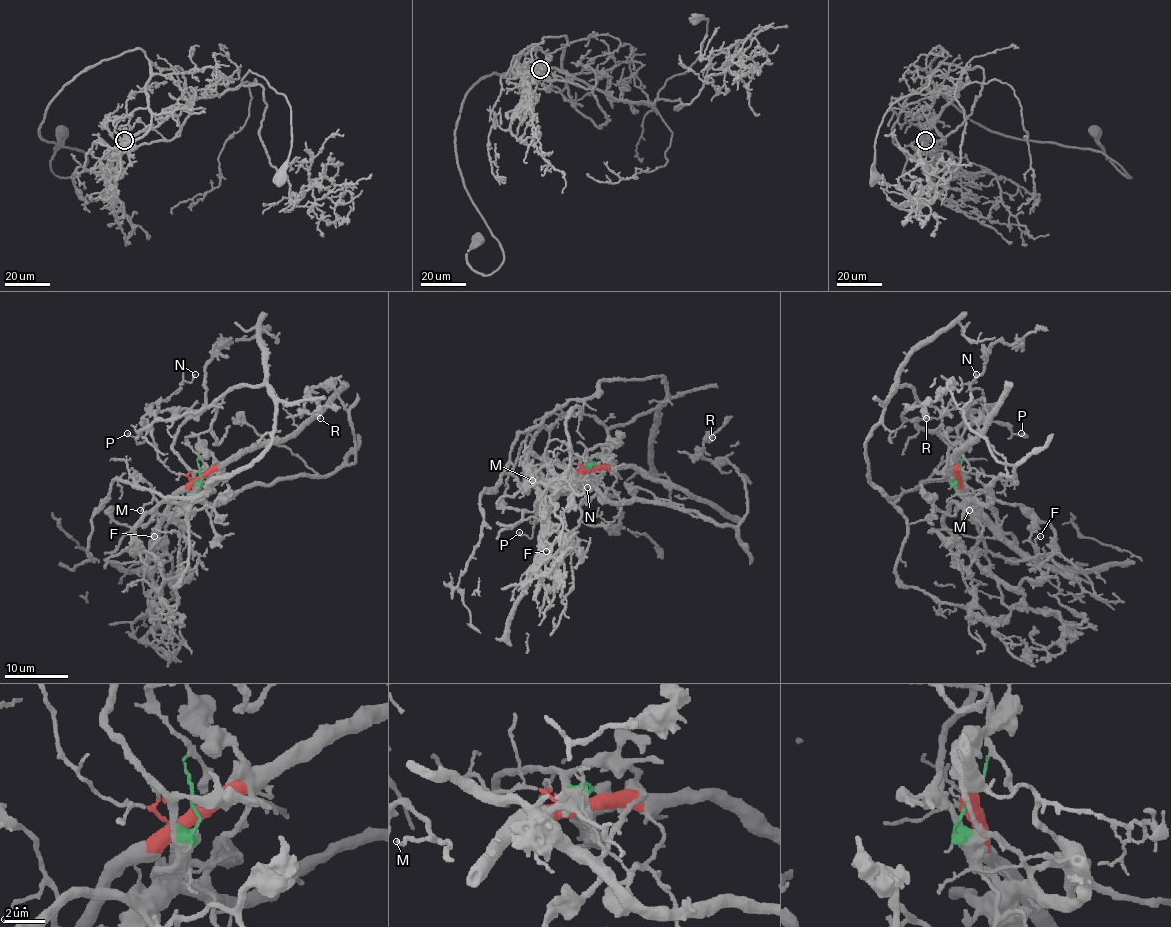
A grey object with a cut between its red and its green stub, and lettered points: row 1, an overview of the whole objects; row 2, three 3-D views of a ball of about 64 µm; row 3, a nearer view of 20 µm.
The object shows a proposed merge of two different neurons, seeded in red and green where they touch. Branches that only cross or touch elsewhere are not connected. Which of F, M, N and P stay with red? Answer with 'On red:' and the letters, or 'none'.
On red: F, P

